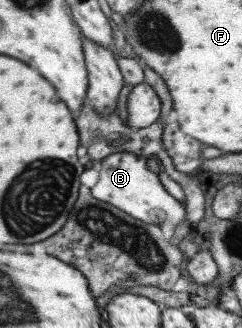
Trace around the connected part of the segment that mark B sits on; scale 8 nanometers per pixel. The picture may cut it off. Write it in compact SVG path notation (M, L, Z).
M115 152L105 156L100 161L98 182L89 191L91 196L102 202L112 204L114 208L126 212L136 220L158 225L164 223L173 227L186 218L185 207L180 201L174 200L161 186L156 173L146 168L146 158L131 152Z

